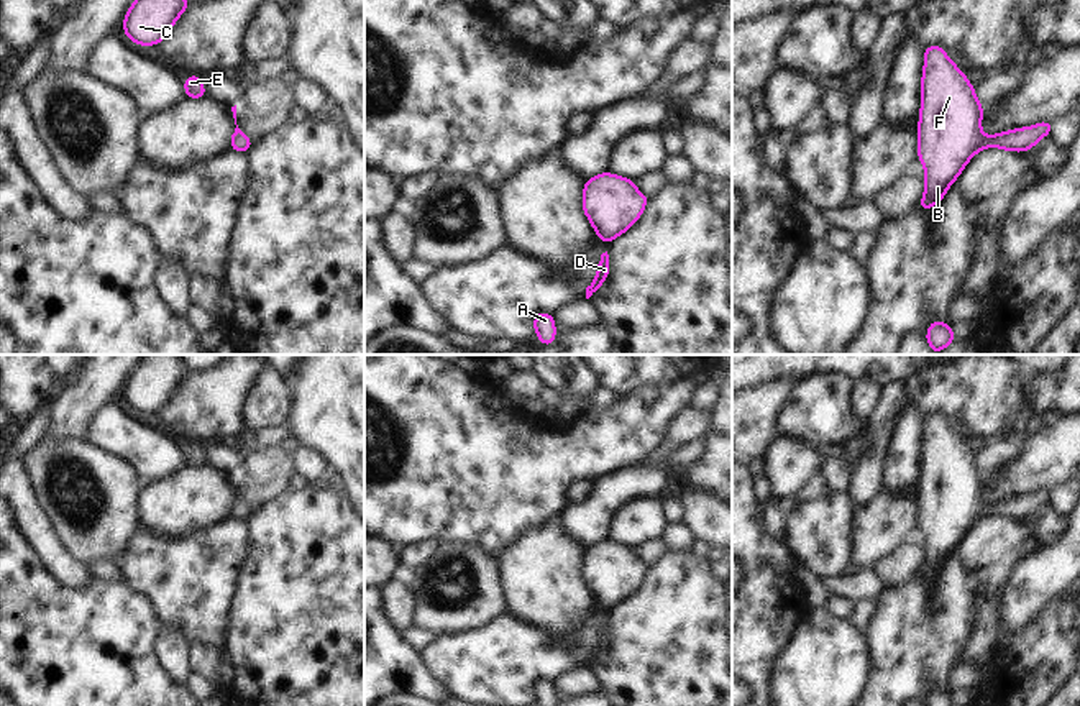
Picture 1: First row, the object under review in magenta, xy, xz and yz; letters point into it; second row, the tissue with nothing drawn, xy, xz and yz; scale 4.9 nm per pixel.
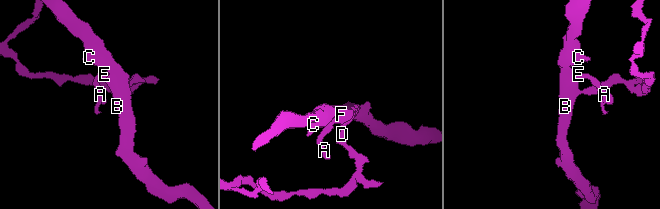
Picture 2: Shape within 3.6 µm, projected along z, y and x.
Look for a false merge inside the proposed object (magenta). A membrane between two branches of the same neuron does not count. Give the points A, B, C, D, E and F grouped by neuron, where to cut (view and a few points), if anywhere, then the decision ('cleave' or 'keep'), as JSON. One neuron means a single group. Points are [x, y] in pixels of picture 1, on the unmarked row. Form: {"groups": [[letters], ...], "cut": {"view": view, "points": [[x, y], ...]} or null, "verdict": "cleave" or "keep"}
{"groups": [["A", "B", "C", "D", "E", "F"]], "cut": null, "verdict": "keep"}

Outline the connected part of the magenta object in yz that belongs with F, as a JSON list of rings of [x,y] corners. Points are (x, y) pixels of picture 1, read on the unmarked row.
[[[924,415],[924,435],[921,445],[921,478],[918,489],[918,527],[924,534],[924,562],[919,575],[929,578],[936,575],[957,548],[968,529],[982,517],[1000,516],[1023,520],[1034,516],[1041,506],[1052,501],[1050,489],[1000,499],[986,504],[982,499],[983,474],[977,466],[975,455],[962,437],[947,425],[945,415]]]

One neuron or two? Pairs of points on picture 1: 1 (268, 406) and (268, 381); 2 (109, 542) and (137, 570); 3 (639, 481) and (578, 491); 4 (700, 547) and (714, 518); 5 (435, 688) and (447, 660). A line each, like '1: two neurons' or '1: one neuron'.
1: one neuron
2: two neurons
3: two neurons
4: two neurons
5: two neurons

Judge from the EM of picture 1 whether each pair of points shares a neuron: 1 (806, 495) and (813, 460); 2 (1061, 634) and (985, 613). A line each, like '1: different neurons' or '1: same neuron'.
1: different neurons
2: same neuron

